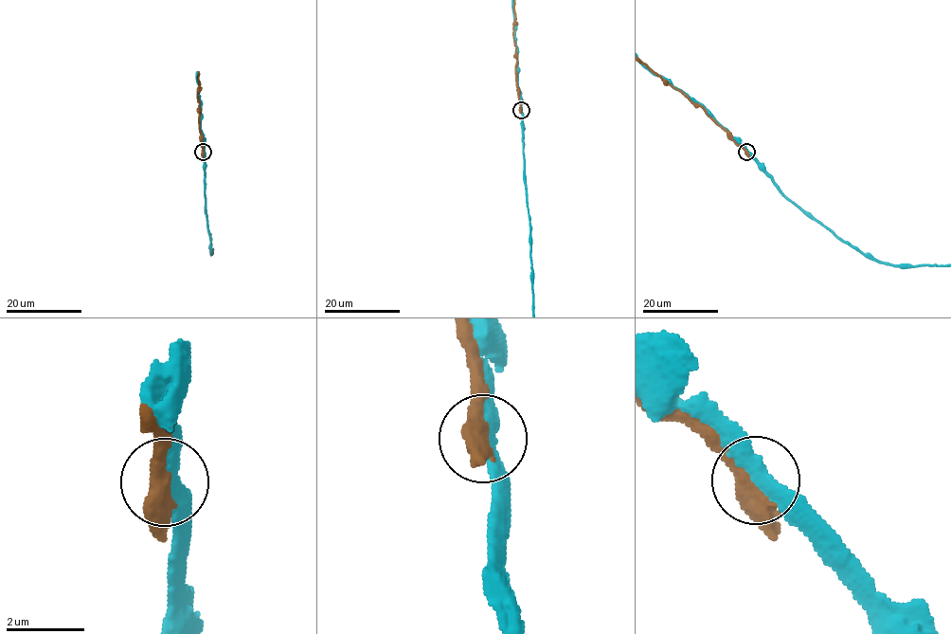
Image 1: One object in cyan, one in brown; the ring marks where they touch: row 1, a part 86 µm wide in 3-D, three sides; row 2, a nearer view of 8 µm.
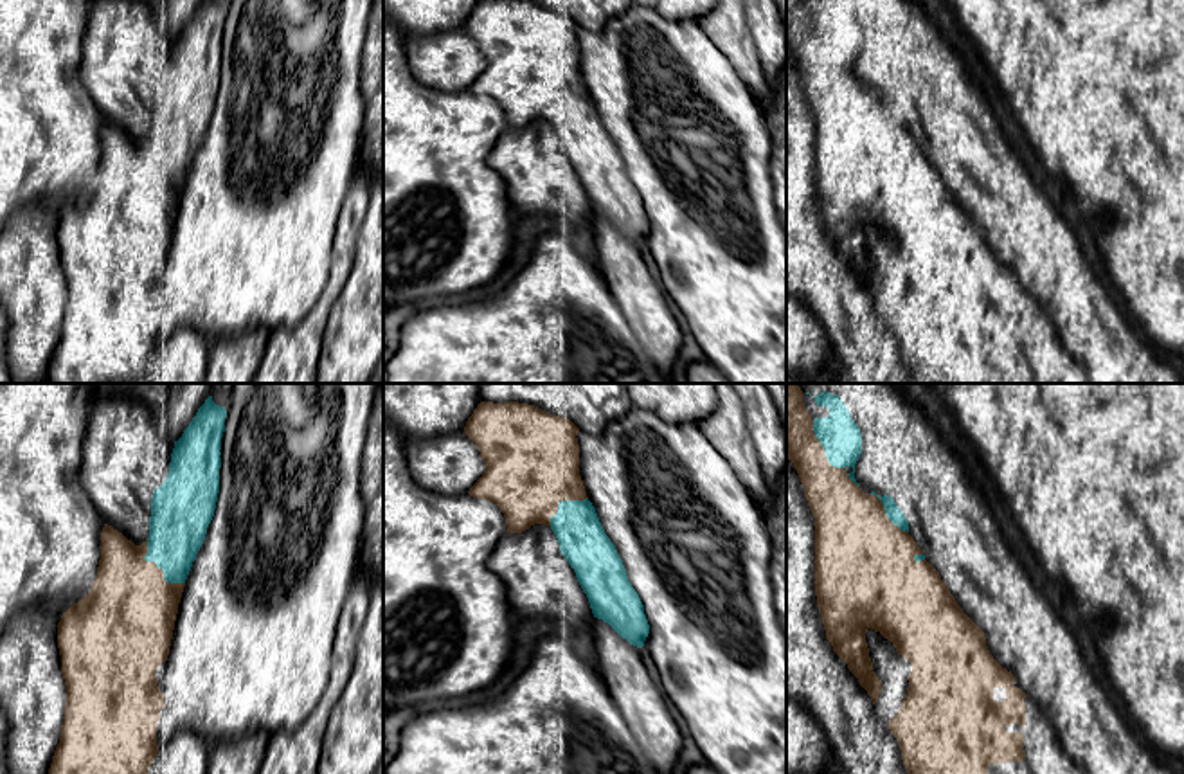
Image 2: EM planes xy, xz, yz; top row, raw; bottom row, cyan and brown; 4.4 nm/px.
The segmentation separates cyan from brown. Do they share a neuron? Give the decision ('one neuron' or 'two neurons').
two neurons

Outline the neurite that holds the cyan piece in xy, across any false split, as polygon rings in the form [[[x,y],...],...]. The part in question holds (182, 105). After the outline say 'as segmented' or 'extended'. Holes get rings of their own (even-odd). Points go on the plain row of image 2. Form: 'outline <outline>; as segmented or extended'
outline [[[203,0],[182,34],[175,38],[169,70],[151,95],[149,135],[146,158],[164,167],[167,180],[185,180],[196,151],[214,113],[220,90],[221,34],[225,29],[225,4]]]; as segmented

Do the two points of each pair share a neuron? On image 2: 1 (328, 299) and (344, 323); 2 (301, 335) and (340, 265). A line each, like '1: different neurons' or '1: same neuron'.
1: different neurons
2: same neuron

